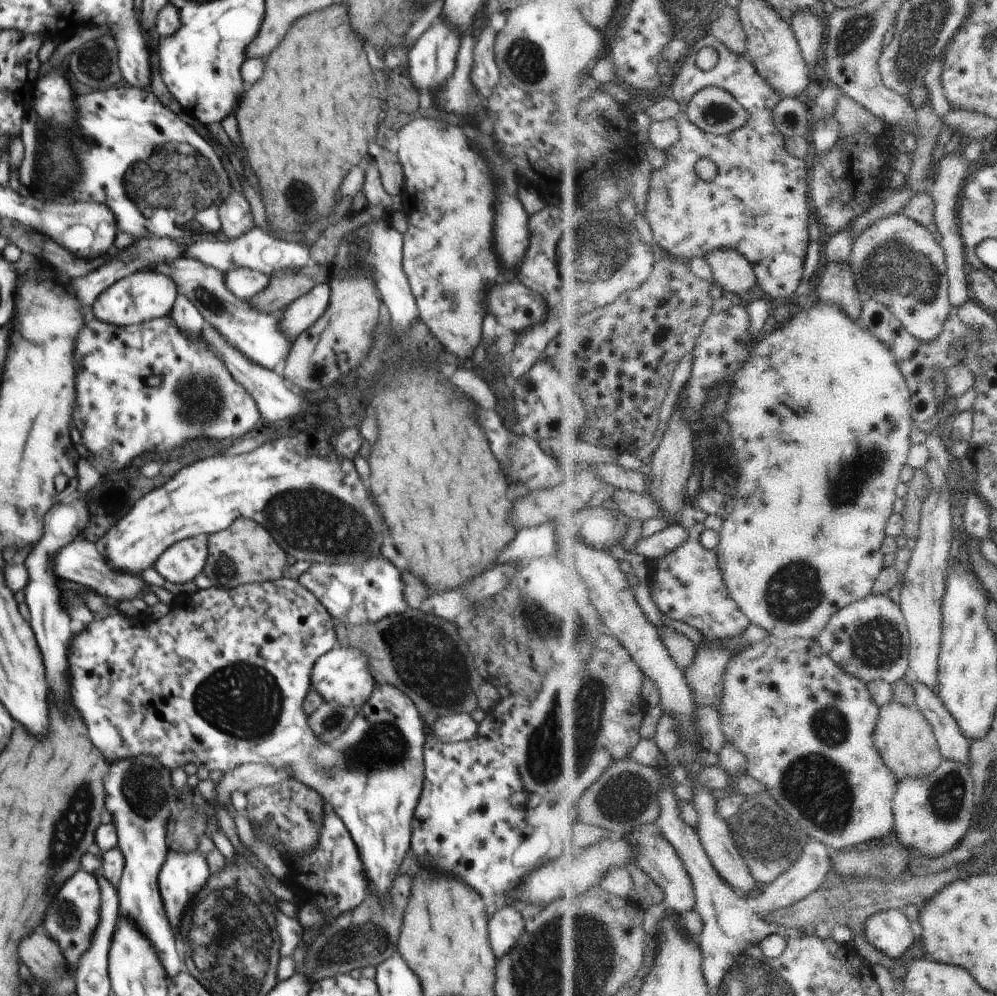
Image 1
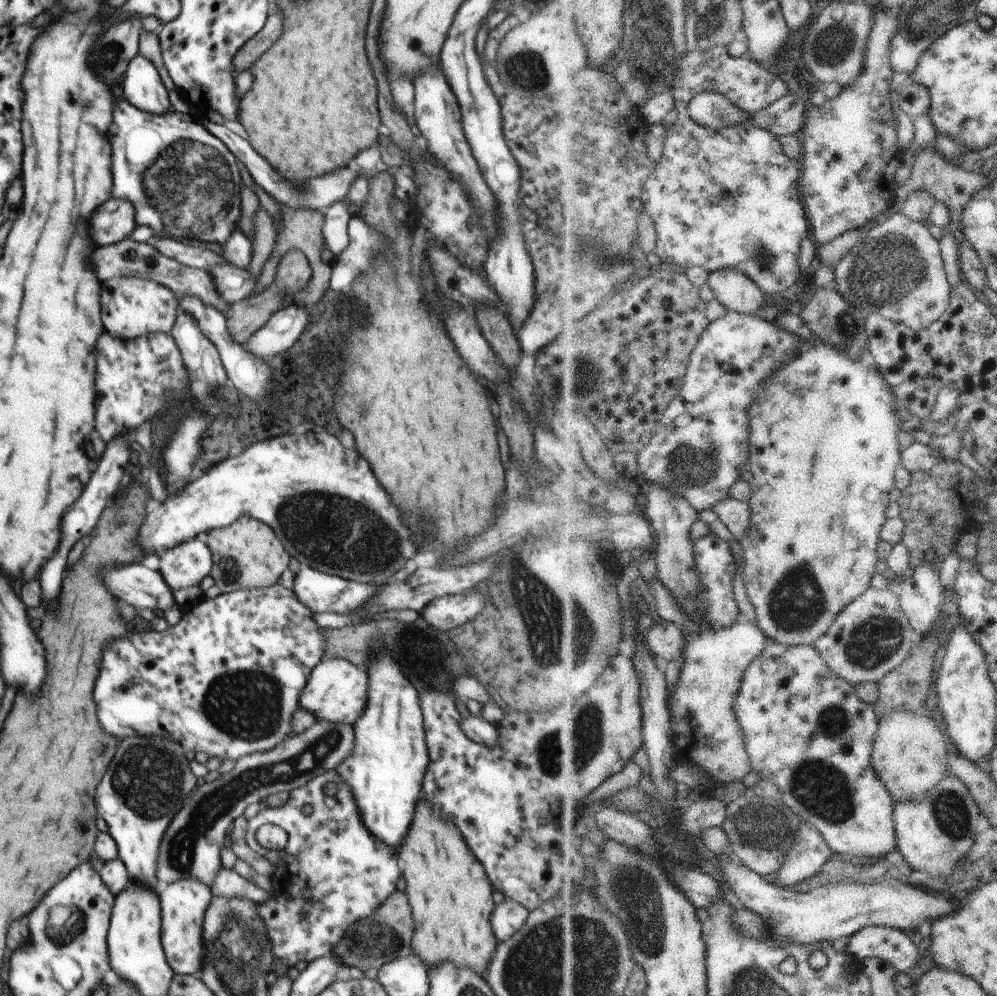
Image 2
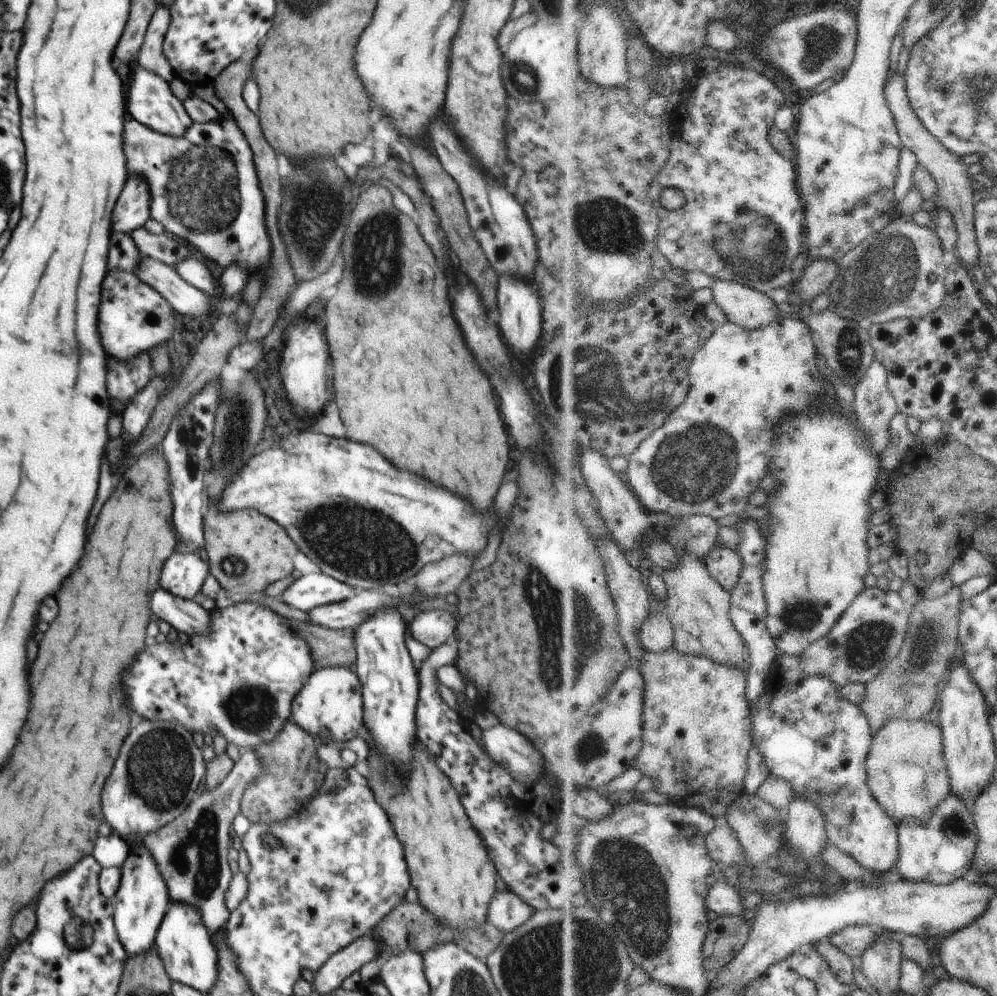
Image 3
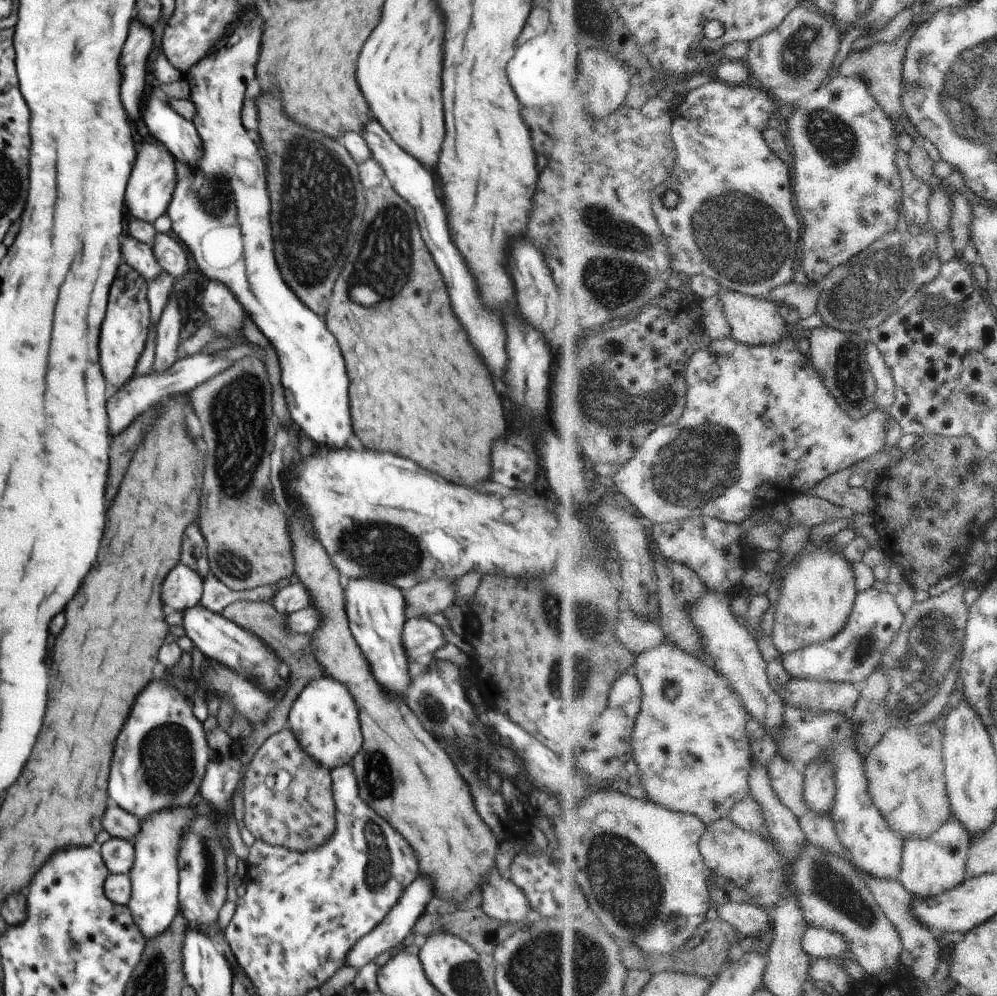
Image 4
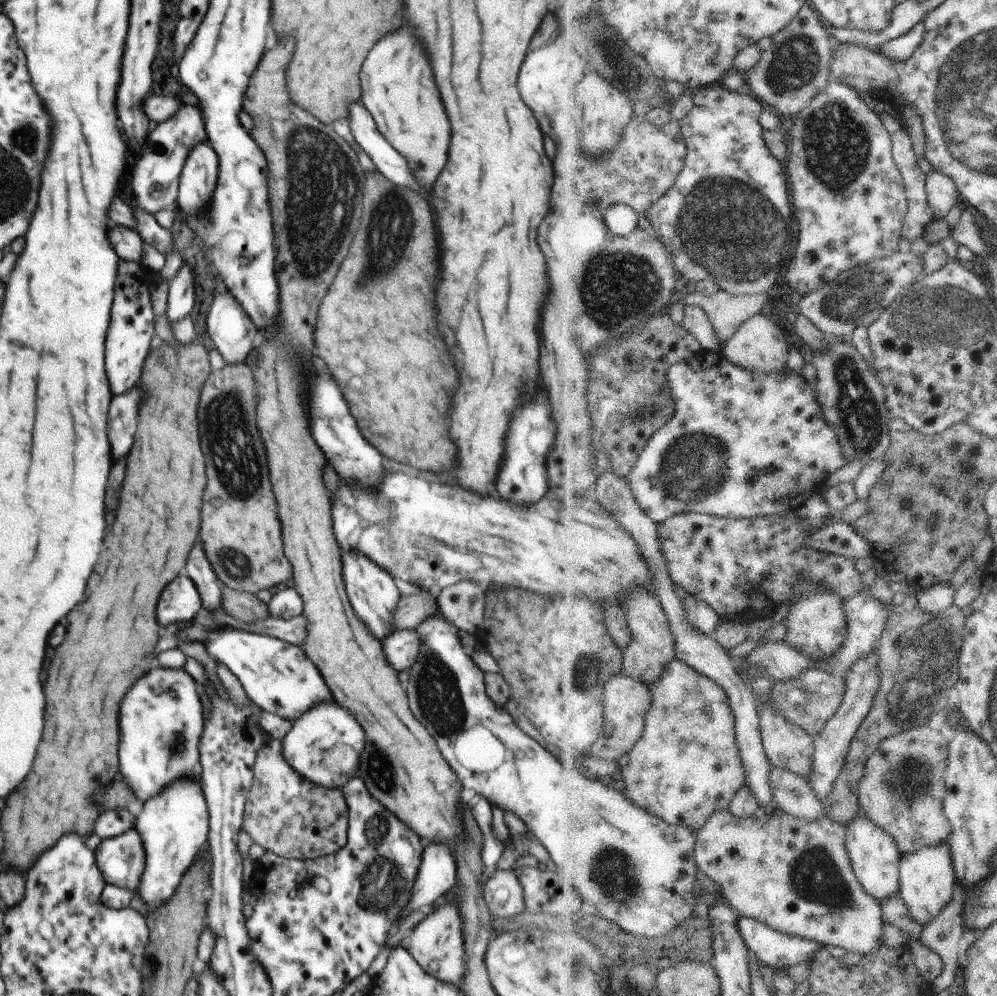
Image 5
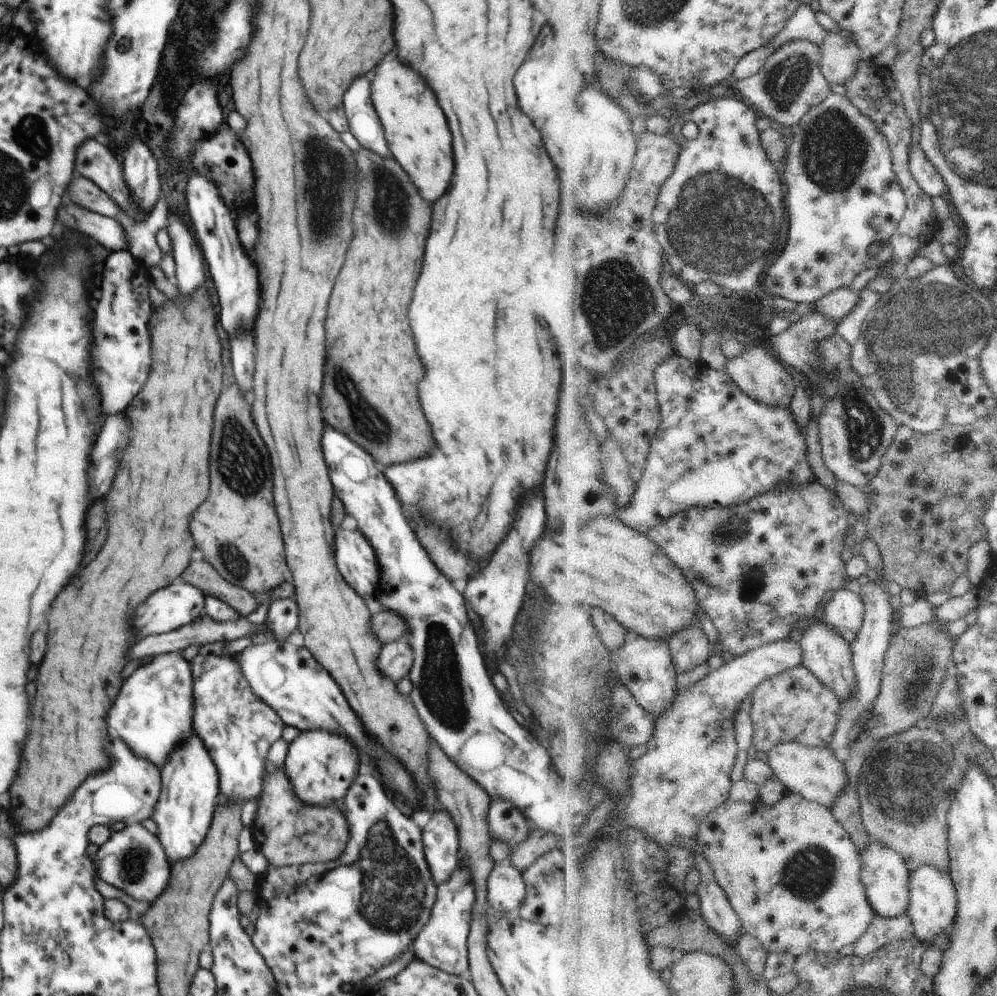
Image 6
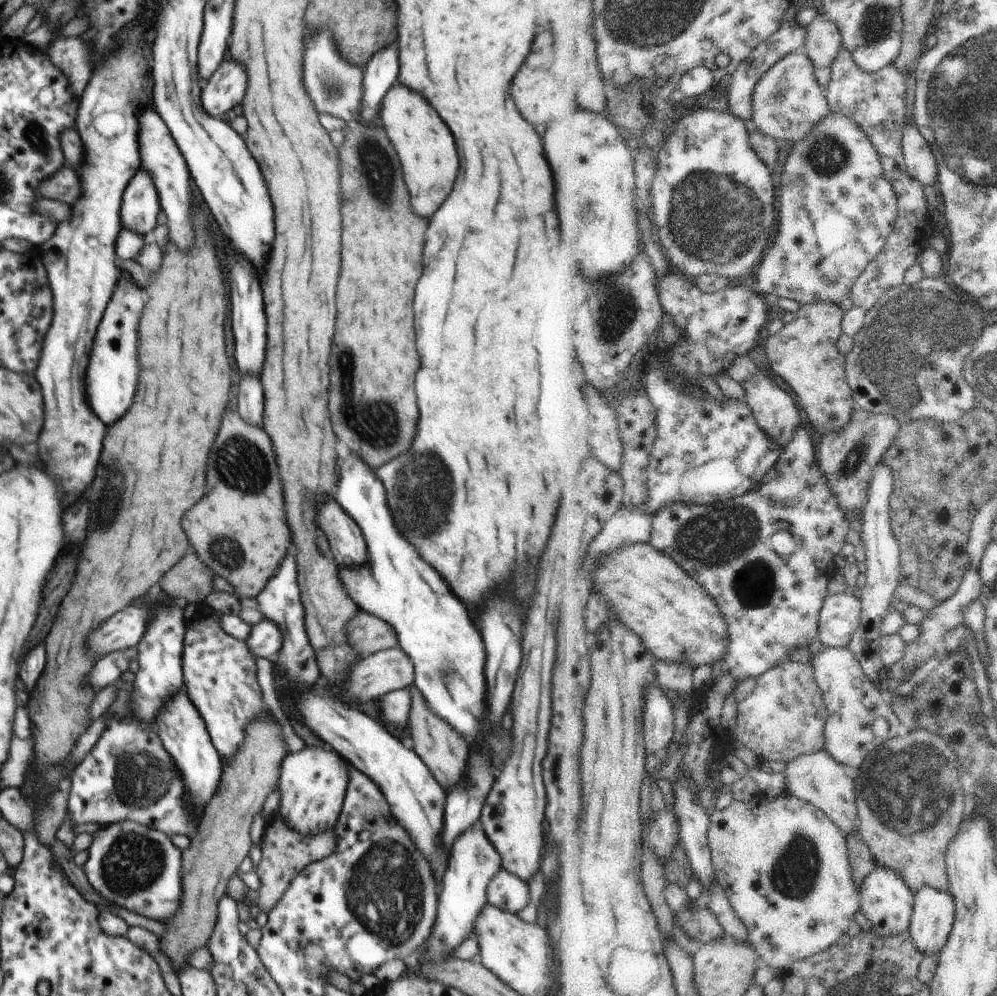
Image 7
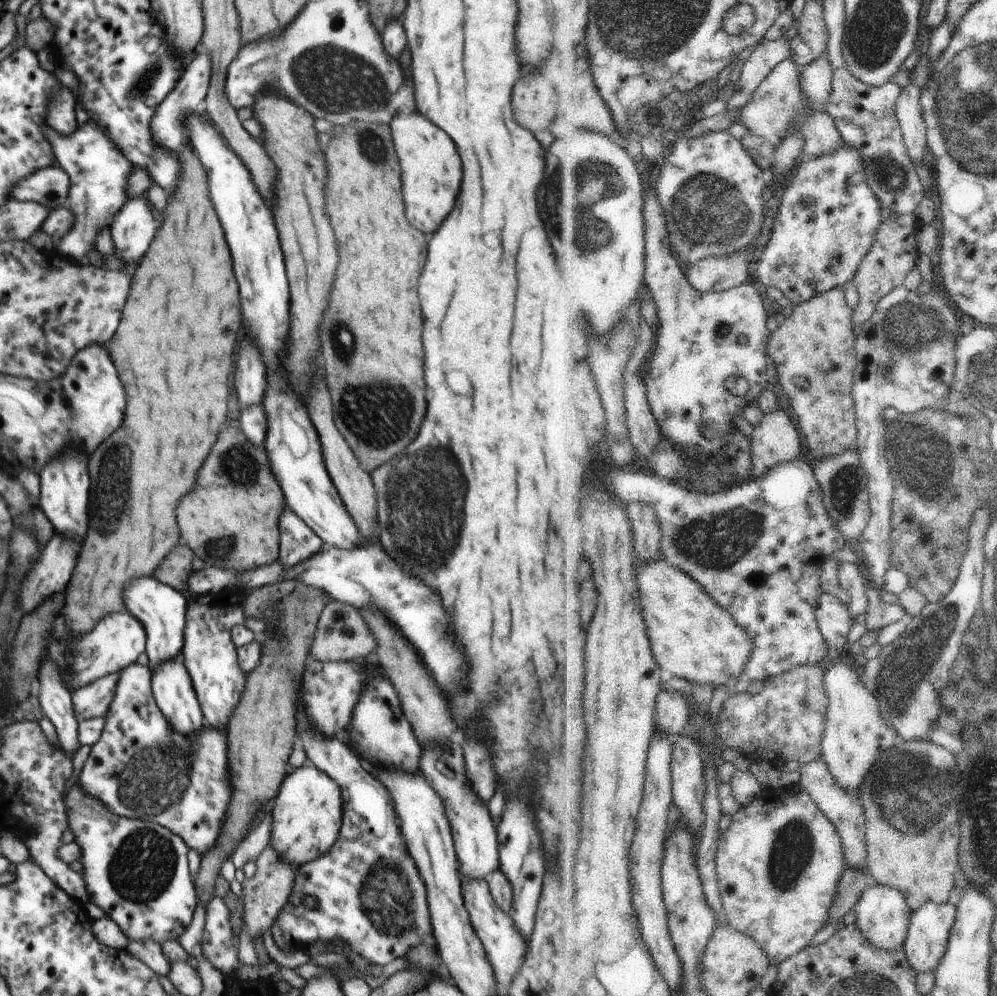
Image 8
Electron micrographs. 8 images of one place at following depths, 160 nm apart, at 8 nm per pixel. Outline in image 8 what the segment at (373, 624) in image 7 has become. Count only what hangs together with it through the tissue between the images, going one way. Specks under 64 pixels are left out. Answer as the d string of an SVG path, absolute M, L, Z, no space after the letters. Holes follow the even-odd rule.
M330 600L318 620L318 628L316 628L316 636L314 636L314 644L312 644L310 654L322 662L338 662L338 660L364 658L374 648L376 648L376 642L368 630L368 626L364 624L364 620L358 616L356 608L352 608L350 604Z

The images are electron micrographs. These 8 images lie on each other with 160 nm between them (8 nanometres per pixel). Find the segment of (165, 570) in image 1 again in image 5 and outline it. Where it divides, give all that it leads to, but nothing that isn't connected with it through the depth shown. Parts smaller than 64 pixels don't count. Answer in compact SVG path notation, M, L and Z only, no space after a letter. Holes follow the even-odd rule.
M176 578L160 596L158 624L178 624L191 621L203 607L202 599L190 578Z

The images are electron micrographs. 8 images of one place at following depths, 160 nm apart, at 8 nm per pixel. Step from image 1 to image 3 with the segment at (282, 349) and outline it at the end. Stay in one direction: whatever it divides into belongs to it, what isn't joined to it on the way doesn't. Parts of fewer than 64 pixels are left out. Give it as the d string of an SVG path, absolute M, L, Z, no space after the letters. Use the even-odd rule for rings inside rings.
M114 232L110 238L110 270L126 271L134 273L142 254L128 233Z

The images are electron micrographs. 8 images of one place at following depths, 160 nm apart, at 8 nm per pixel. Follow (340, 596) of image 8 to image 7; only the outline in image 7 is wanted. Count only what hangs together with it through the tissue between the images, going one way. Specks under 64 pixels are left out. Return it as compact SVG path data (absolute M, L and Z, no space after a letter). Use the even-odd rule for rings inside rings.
M350 456L338 460L338 504L354 518L360 526L368 556L366 562L354 568L340 568L340 582L350 594L352 602L362 610L388 622L398 634L402 650L414 662L416 688L422 693L426 704L436 716L442 716L468 744L484 740L488 726L484 720L484 642L476 624L472 622L466 606L450 592L442 576L426 564L412 544L396 530L392 522L385 488L374 470L366 472L360 458Z

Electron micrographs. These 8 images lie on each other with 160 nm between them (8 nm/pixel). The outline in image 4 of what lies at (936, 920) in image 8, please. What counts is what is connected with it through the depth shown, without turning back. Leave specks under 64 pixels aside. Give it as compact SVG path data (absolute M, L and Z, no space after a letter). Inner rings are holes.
M953 818L940 832L929 839L919 836L905 841L905 854L901 881L916 897L932 899L953 891L966 881L973 838L961 820Z

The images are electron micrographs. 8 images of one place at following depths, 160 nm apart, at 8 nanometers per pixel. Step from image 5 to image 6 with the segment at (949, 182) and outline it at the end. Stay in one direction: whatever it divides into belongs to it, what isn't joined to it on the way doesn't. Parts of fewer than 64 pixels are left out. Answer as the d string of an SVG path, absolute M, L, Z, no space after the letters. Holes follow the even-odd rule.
M920 144L912 147L911 169L926 192L932 196L948 197L949 186L944 175L935 167Z

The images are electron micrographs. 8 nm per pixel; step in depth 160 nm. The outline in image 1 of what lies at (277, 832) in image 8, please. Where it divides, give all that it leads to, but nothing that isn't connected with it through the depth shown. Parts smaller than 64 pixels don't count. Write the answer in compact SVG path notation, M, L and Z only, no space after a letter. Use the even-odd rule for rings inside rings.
M336 645L333 650L316 659L311 672L312 688L326 703L336 703L340 707L352 707L358 712L373 693L375 680L369 669L366 655L358 649Z

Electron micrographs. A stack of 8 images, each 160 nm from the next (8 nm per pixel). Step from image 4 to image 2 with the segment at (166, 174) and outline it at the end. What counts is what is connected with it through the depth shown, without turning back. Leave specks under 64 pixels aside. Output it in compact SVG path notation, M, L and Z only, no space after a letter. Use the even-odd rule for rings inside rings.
M112 198L98 212L94 212L94 220L90 220L90 234L98 246L114 244L131 236L137 227L135 208L131 202Z

